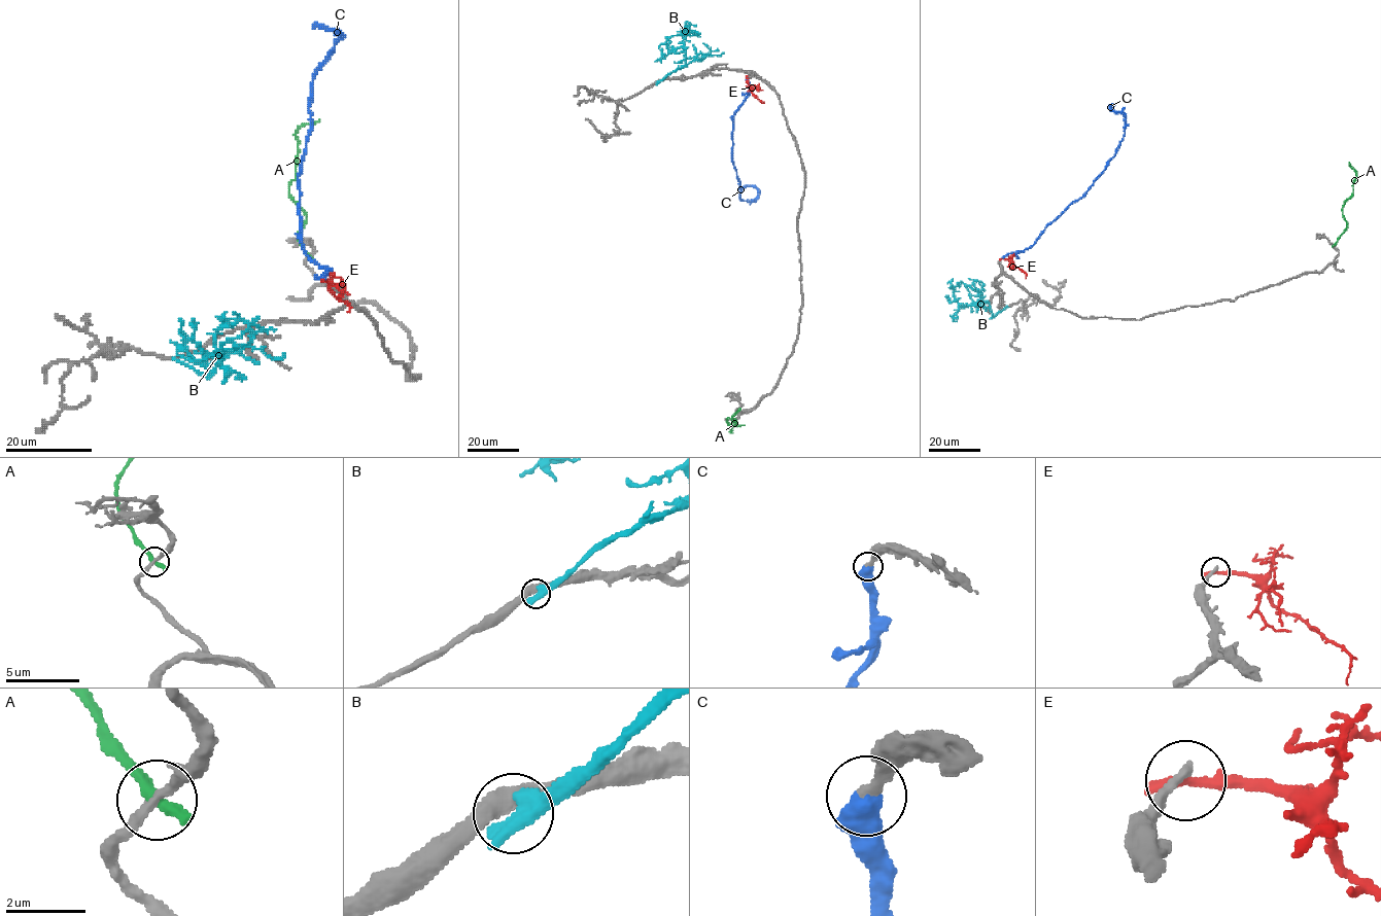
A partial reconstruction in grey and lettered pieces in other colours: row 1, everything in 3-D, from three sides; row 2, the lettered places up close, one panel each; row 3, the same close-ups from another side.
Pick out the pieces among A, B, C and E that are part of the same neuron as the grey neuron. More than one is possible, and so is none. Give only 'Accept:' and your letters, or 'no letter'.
Accept: C

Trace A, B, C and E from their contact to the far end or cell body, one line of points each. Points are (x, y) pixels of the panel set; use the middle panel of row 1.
A: (738, 410), (732, 416), (735, 423), (733, 419), (726, 419), (726, 422), (731, 432), (733, 426), (744, 424)
B: (657, 81), (685, 65), (681, 29), (692, 33), (682, 37)
C: (748, 78), (748, 96), (733, 116), (731, 160), (739, 198), (754, 201), (758, 195), (753, 186), (740, 191)
E: (748, 78), (751, 93), (761, 102)

